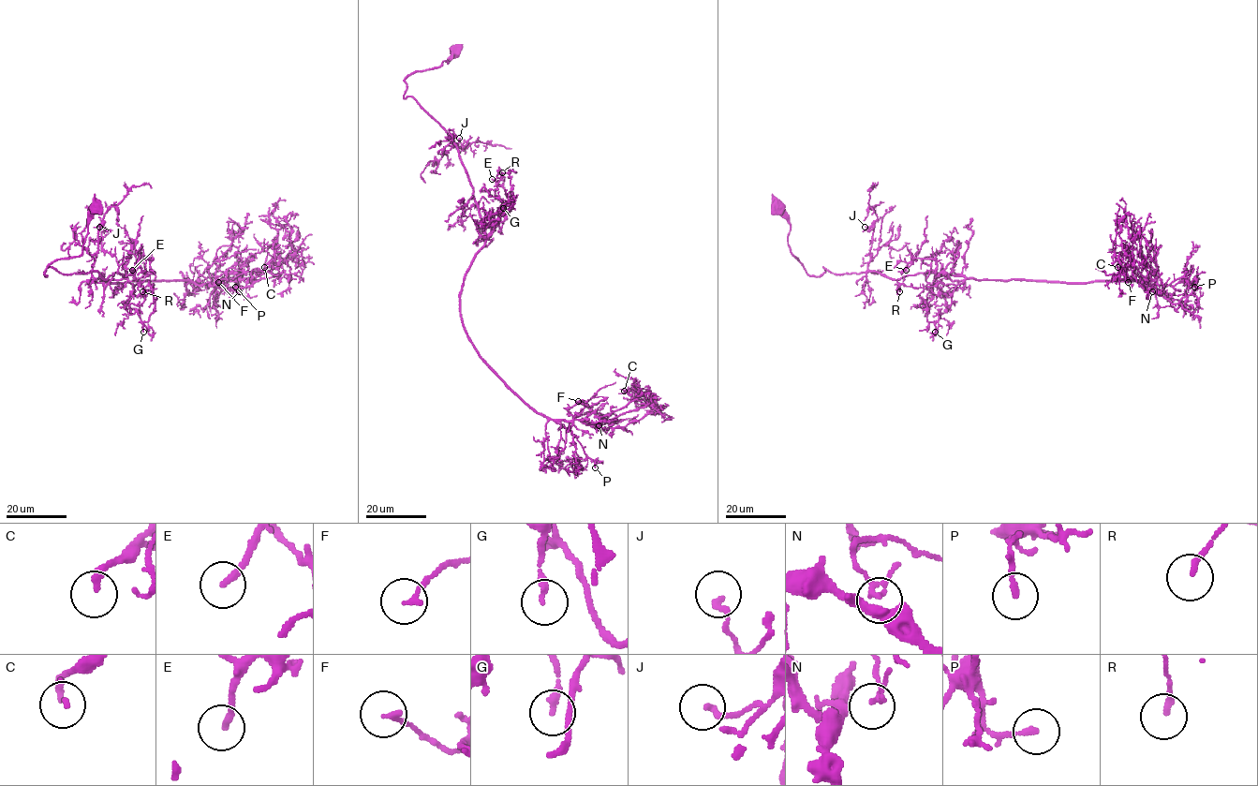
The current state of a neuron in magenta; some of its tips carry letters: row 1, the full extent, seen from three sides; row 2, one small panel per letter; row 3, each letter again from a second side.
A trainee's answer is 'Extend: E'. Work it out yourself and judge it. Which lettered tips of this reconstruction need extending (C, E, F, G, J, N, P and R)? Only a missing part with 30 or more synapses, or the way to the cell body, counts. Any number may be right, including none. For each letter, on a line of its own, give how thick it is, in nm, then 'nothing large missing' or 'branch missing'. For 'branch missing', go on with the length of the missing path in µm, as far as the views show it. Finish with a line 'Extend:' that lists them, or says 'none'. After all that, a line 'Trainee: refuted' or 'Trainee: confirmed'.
C: 220 nm | nothing large missing
E: 200 nm | branch missing | 10 µm
F: 170 nm | nothing large missing
G: 200 nm | nothing large missing
J: 190 nm | nothing large missing
N: 100 nm | nothing large missing
P: 180 nm | nothing large missing
R: 170 nm | nothing large missing
Extend: E
Trainee: confirmed

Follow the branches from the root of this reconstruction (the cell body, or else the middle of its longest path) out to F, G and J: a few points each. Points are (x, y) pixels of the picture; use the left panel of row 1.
F: (97, 207), (82, 252), (46, 276), (218, 282)
G: (97, 207), (82, 252), (44, 274), (122, 274), (143, 332)
J: (97, 207), (82, 252), (54, 259), (44, 274), (50, 266), (64, 274), (90, 273), (99, 227)

